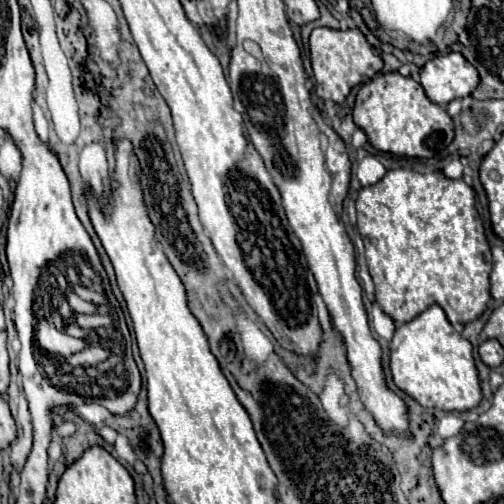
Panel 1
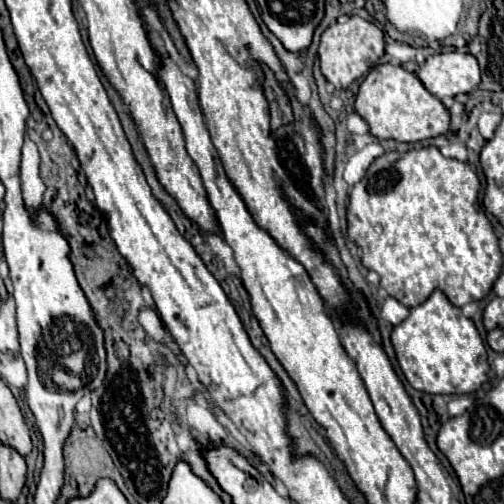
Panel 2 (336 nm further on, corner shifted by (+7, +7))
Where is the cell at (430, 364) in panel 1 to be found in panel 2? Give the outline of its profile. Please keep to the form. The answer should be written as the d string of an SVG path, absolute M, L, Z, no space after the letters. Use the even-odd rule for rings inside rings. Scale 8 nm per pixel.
M433 291L425 303L411 309L409 317L393 329L391 345L403 375L417 391L463 395L477 391L487 381L489 363L481 335L441 291Z

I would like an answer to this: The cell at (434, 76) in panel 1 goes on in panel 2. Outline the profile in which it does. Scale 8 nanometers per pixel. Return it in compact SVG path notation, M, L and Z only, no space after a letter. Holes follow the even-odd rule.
M451 51L427 57L417 77L429 93L443 99L473 91L481 81L481 71L471 53Z

